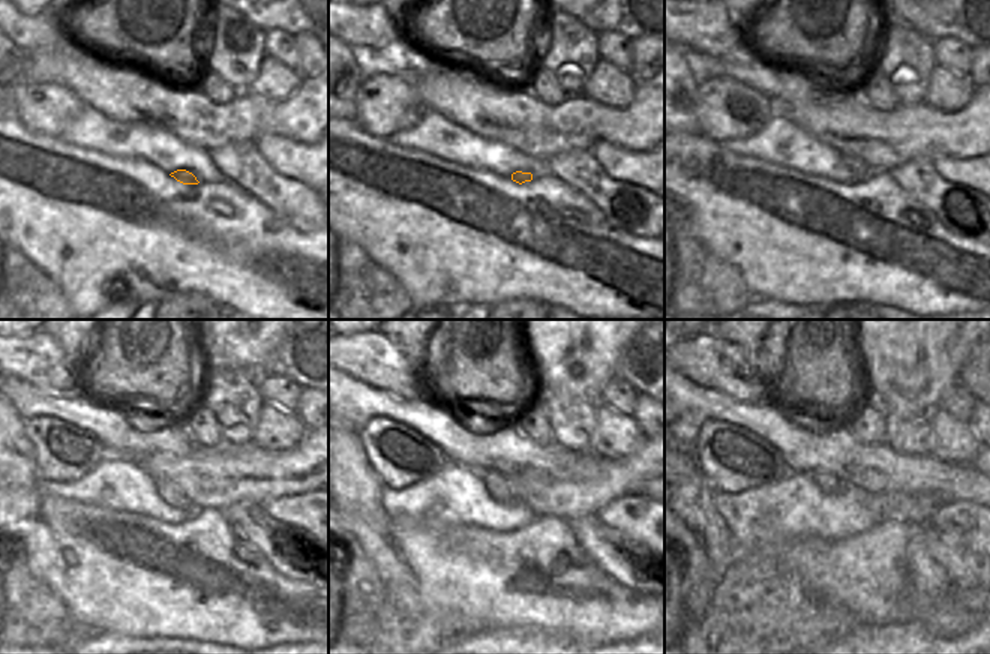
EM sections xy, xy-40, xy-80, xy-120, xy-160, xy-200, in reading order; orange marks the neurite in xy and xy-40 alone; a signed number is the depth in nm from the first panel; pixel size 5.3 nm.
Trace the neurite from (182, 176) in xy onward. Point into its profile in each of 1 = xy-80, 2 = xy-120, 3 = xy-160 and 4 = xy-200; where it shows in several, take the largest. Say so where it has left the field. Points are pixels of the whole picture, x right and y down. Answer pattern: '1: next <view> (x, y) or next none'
1: next xy-80 (854, 164)
2: next xy-120 (167, 491)
3: next xy-160 (497, 483)
4: next xy-200 (830, 483)

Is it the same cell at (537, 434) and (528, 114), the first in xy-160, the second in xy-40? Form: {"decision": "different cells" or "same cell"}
{"decision": "different cells"}

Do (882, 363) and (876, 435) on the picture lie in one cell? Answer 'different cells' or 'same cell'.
different cells

